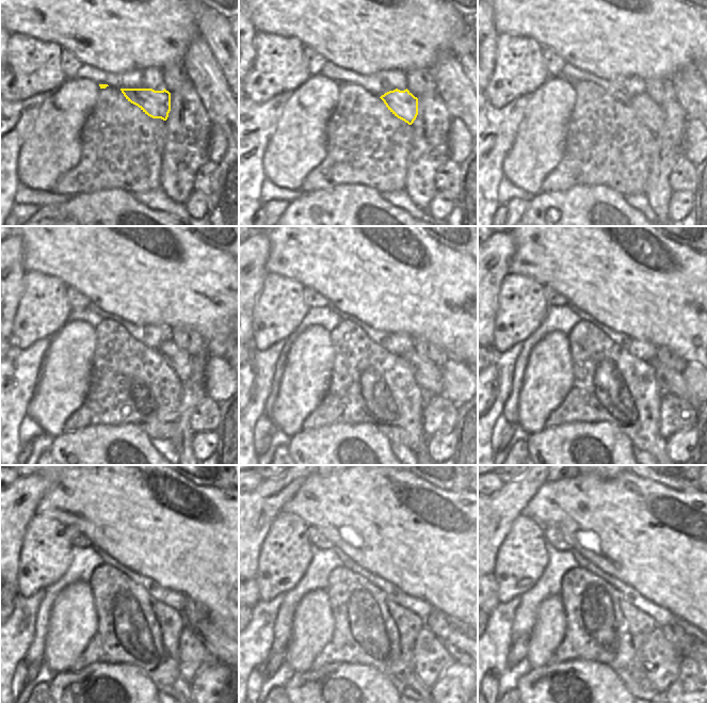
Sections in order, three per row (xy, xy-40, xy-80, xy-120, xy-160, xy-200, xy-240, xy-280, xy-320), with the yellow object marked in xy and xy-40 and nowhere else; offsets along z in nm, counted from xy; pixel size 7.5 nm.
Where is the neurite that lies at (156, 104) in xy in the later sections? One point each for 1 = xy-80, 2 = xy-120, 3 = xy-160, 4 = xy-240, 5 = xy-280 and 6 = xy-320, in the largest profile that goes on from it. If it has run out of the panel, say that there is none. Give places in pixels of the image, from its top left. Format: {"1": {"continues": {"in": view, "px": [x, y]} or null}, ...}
{"1": {"continues": {"in": "xy-80", "px": [651, 113]}}, "2": {"continues": {"in": "xy-120", "px": [178, 360]}}, "3": {"continues": {"in": "xy-160", "px": [428, 376]}}, "4": {"continues": {"in": "xy-240", "px": [217, 641]}}, "5": {"continues": {"in": "xy-280", "px": [455, 643]}}, "6": {"continues": {"in": "xy-320", "px": [691, 646]}}}

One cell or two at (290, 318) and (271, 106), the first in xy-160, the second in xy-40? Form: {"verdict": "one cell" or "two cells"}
{"verdict": "two cells"}

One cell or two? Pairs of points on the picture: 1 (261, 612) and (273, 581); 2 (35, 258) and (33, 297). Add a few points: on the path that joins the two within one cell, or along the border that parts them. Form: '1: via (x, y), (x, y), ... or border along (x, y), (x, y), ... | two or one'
1: border along (283, 593), (271, 600), (260, 601) | two
2: border along (26, 271), (38, 271), (58, 278) | two

